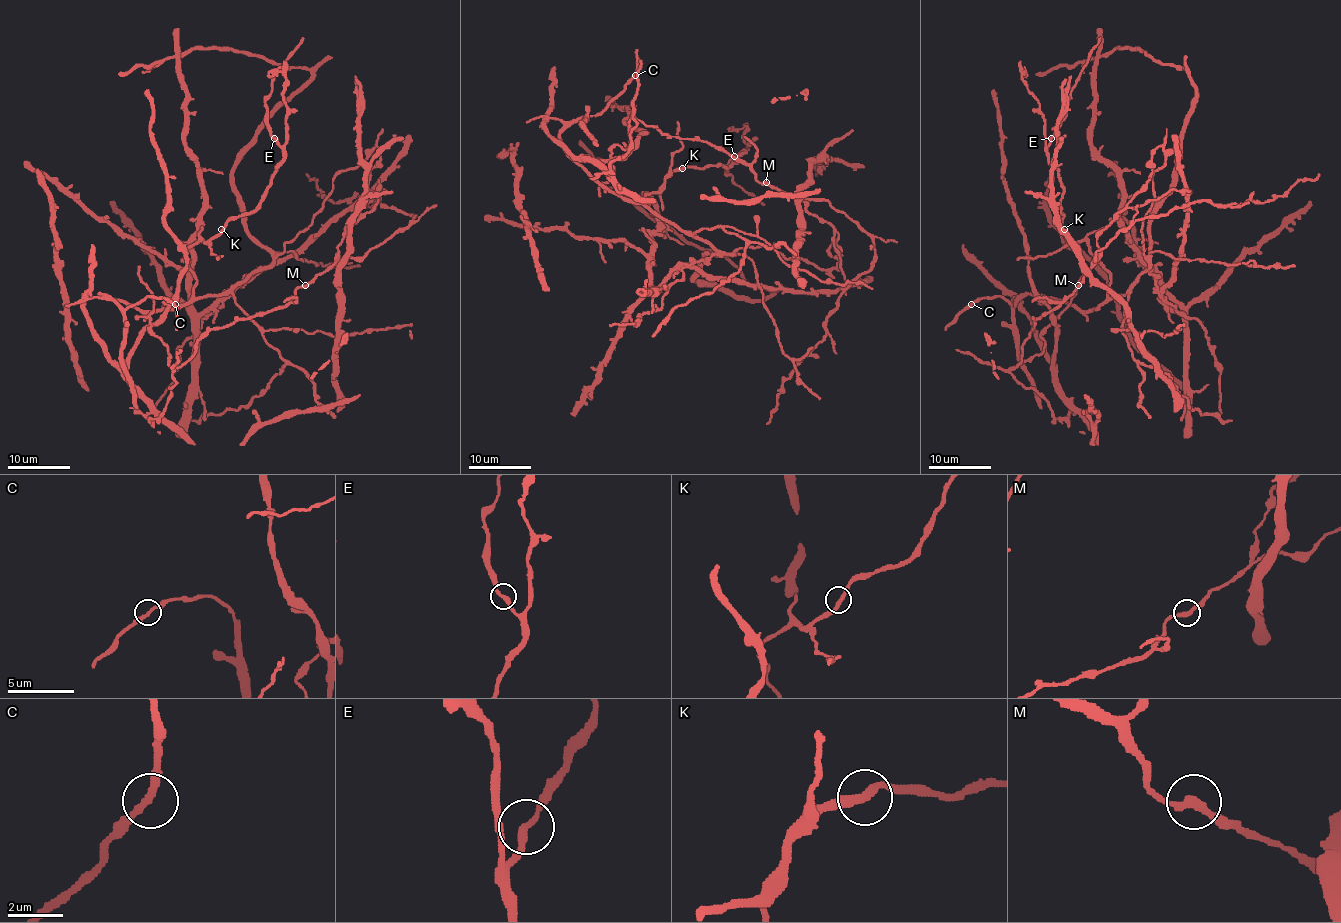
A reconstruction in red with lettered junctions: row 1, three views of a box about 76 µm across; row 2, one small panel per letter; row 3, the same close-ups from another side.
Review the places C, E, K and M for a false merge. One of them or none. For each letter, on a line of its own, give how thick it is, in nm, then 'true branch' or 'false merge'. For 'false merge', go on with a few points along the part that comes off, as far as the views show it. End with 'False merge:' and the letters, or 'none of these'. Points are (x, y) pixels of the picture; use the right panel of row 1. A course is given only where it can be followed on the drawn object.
C: 280 nm thick; true branch
E: 260 nm thick; true branch
K: 280 nm thick; true branch
M: 280 nm thick; true branch
False merge: none of these

